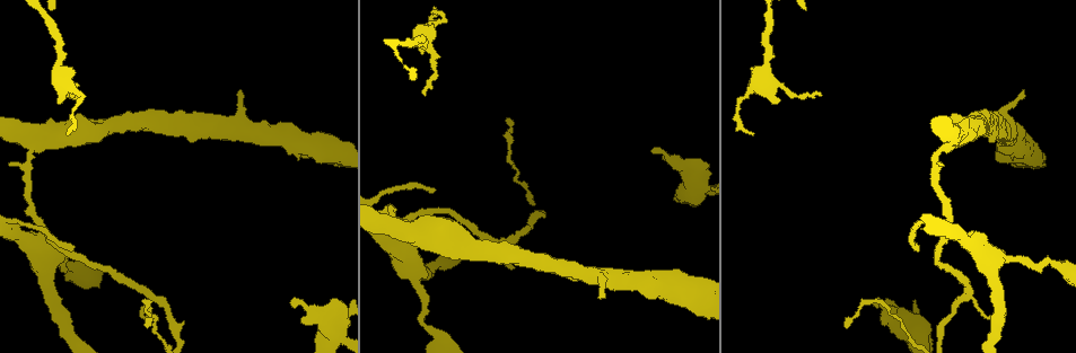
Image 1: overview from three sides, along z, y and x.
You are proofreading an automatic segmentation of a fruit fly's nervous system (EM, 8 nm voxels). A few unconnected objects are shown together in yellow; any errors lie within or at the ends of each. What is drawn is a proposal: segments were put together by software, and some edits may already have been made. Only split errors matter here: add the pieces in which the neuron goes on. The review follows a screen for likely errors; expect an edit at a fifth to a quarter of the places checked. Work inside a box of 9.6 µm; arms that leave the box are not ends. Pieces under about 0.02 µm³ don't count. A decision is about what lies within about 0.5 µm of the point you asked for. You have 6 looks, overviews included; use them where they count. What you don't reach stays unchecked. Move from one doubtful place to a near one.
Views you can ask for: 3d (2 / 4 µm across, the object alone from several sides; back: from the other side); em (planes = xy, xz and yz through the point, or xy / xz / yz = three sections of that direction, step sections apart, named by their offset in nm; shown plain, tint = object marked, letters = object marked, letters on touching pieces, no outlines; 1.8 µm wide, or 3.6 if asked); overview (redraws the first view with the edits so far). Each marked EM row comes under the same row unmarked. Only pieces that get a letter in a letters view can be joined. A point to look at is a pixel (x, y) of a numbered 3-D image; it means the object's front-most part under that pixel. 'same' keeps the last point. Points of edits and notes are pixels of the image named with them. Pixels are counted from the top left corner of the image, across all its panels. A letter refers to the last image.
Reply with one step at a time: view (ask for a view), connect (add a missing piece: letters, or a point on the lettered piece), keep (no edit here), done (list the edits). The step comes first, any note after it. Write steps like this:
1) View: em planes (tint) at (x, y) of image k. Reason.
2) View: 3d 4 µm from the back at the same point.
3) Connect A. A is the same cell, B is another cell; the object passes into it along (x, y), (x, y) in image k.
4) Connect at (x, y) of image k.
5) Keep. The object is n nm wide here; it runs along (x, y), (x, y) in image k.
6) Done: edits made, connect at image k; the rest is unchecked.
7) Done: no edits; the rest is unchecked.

View: 3d 4 µm at (58, 101) of image 1. An open end.

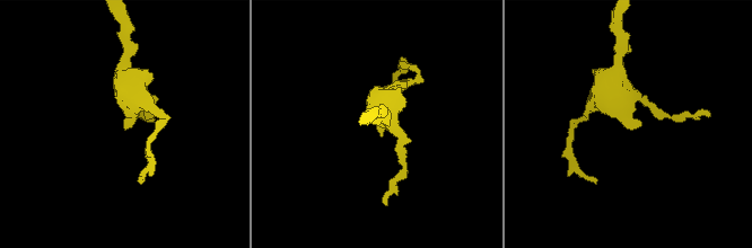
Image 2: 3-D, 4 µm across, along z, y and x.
View: em 3.6 µm planes (letters) at (125, 128) of image 2. Shape alone is not enough.

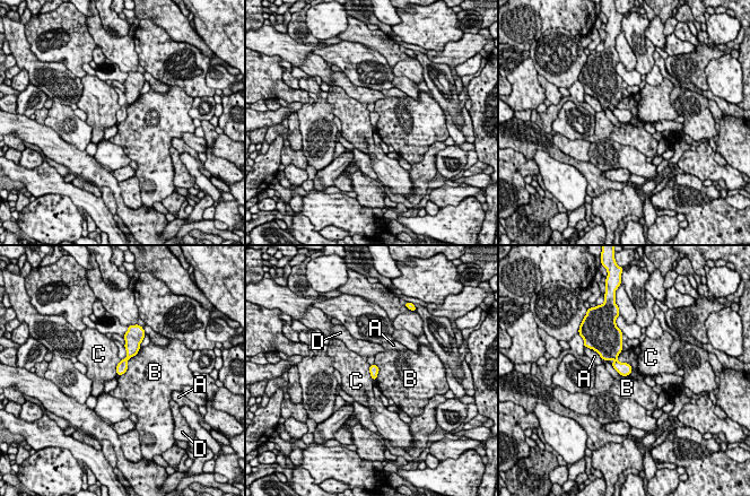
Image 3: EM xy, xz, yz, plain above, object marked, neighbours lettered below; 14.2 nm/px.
Keep. A, B, C and D are other cells; a border runs along (140, 348), (118, 376) in image 3; no lettered piece goes on from it.

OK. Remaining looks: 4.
View: 3d 4 µm from the back at (918, 220) of image 1. Abrupt turn.

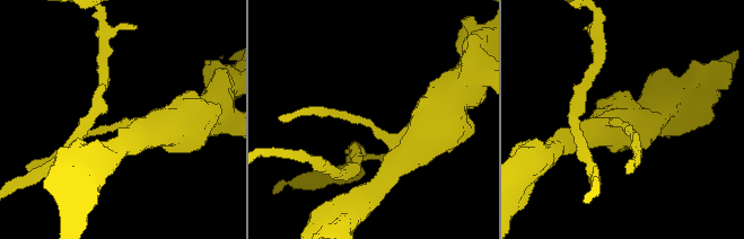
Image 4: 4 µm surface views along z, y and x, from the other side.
View: em planes (letters) at (371, 124) of image 4.

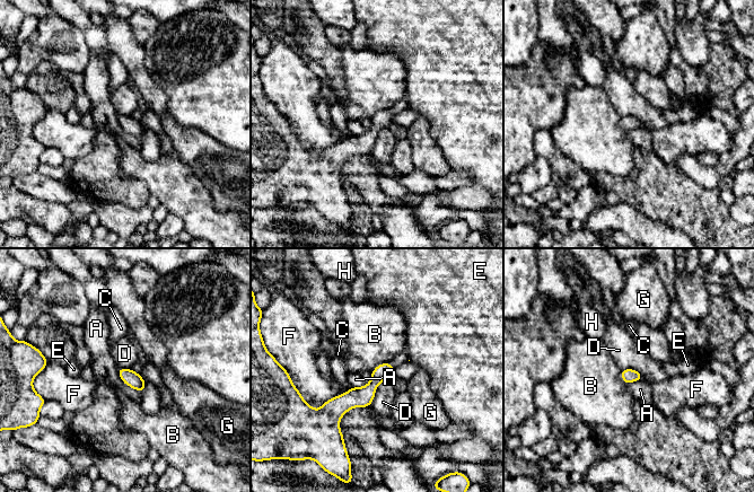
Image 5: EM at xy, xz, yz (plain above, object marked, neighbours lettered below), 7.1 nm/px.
Keep. A, B, C, D, E, F, G and H are other cells; a border runs along (117, 368), (120, 378), (140, 393) in image 5; no lettered piece goes on from it.

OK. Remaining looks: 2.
View: em xy step 16 (tint) at (655, 154) of image 1. Branch stops here.

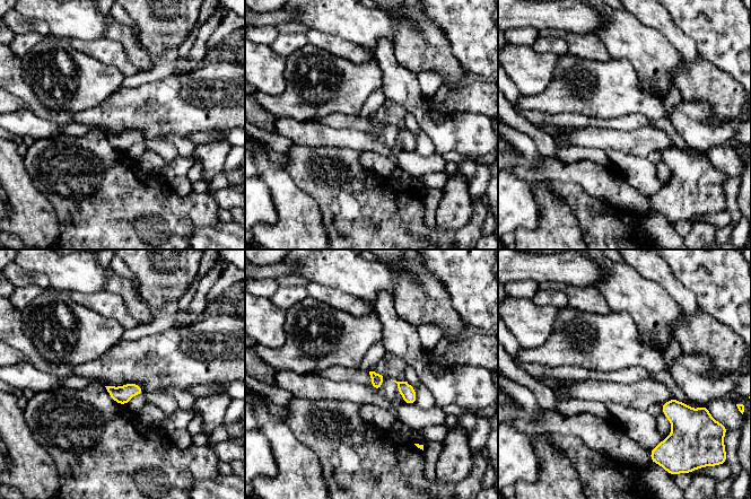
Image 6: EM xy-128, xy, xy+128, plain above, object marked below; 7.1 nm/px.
View: em xy step 16 (letters) at the same point. See the neighbours.

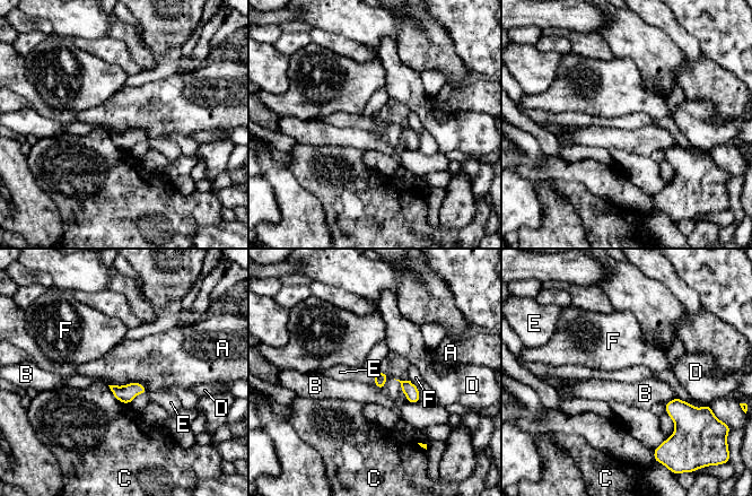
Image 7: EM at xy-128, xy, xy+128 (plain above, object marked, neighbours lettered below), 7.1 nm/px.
Keep. A, B, C, D, E and F are other cells; a border runs along (372, 371), (374, 384) in image 7; no lettered piece goes on from it.

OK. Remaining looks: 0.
Done: no edits; the rest is unchecked.

